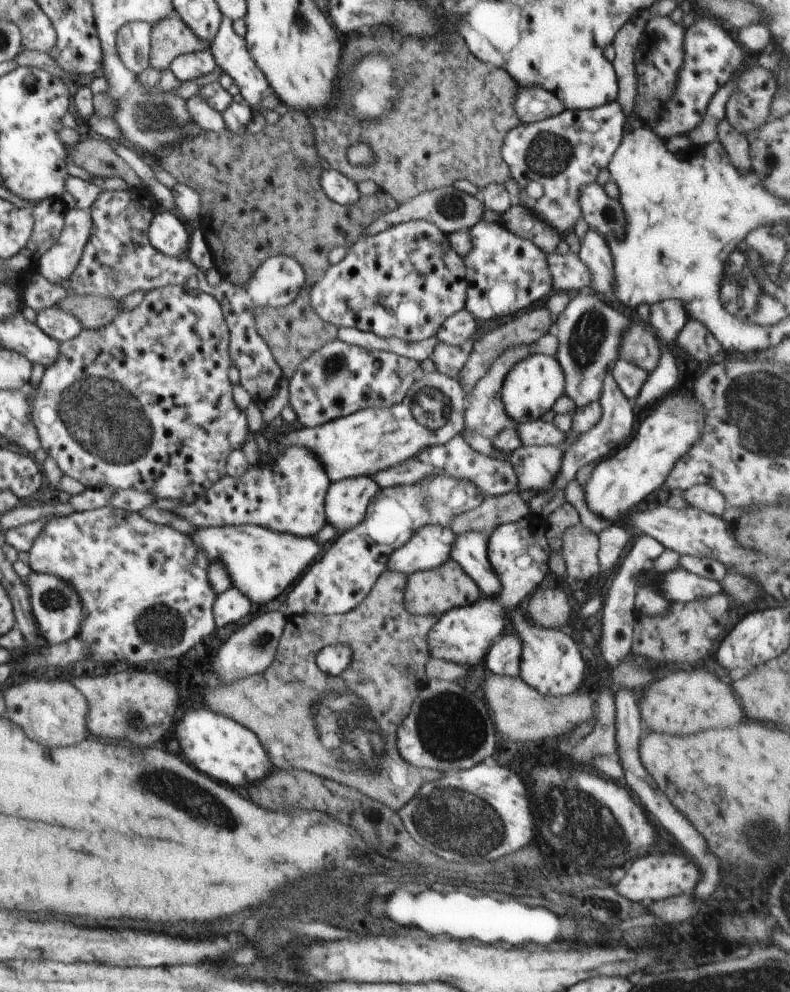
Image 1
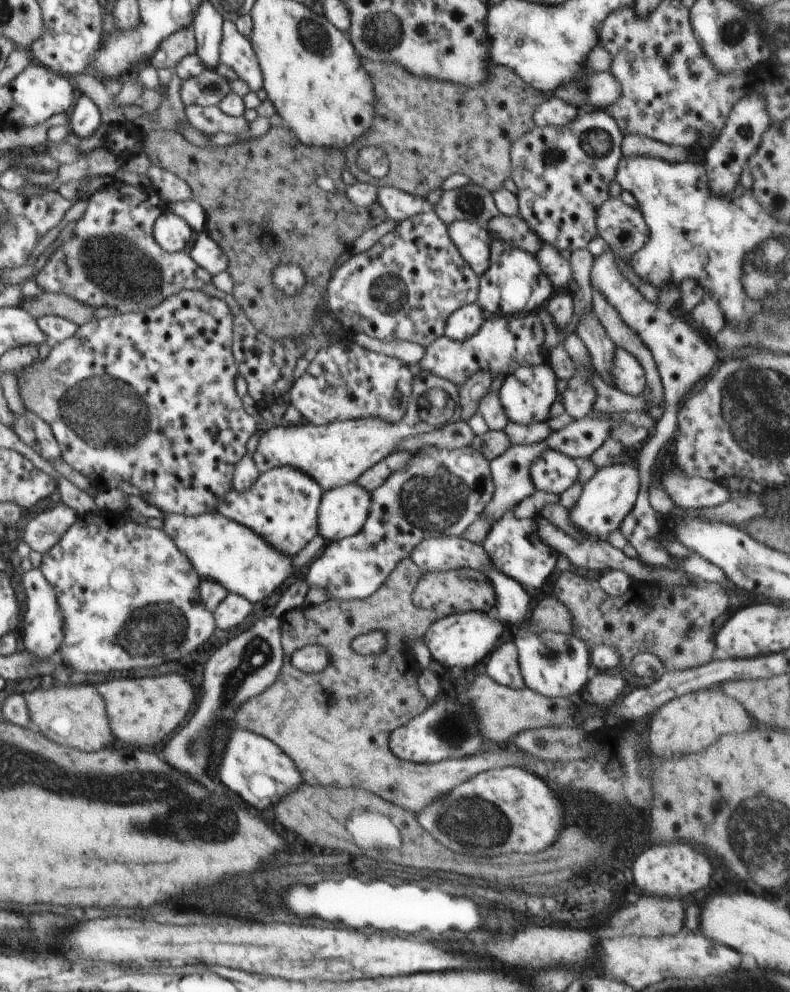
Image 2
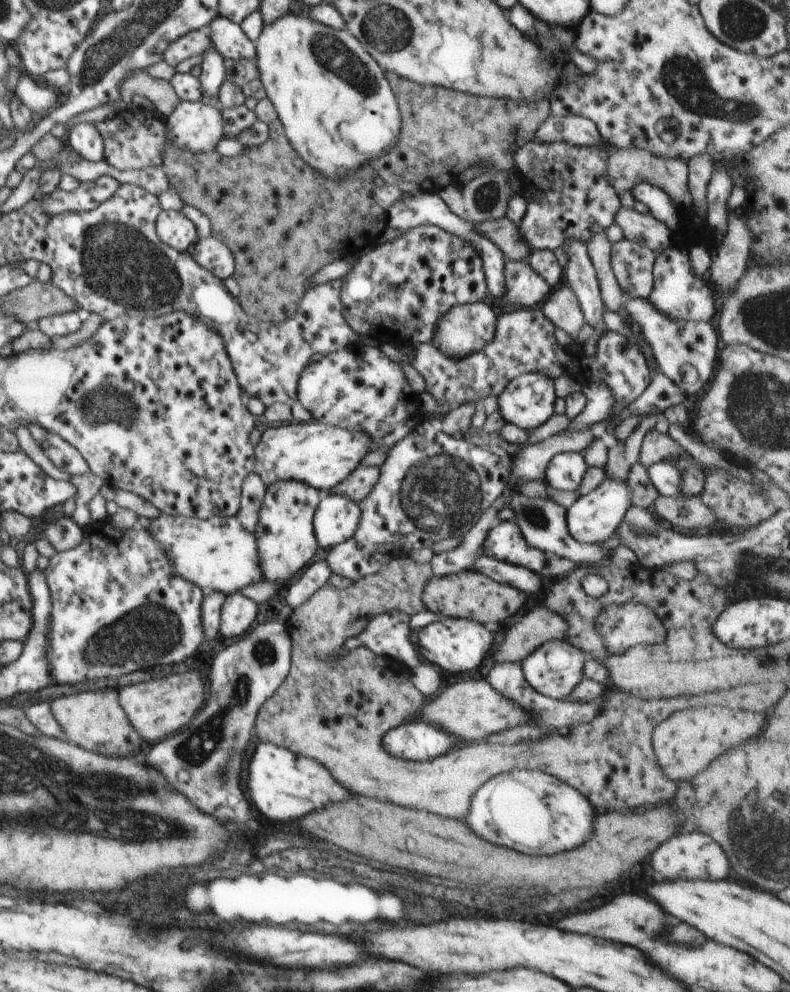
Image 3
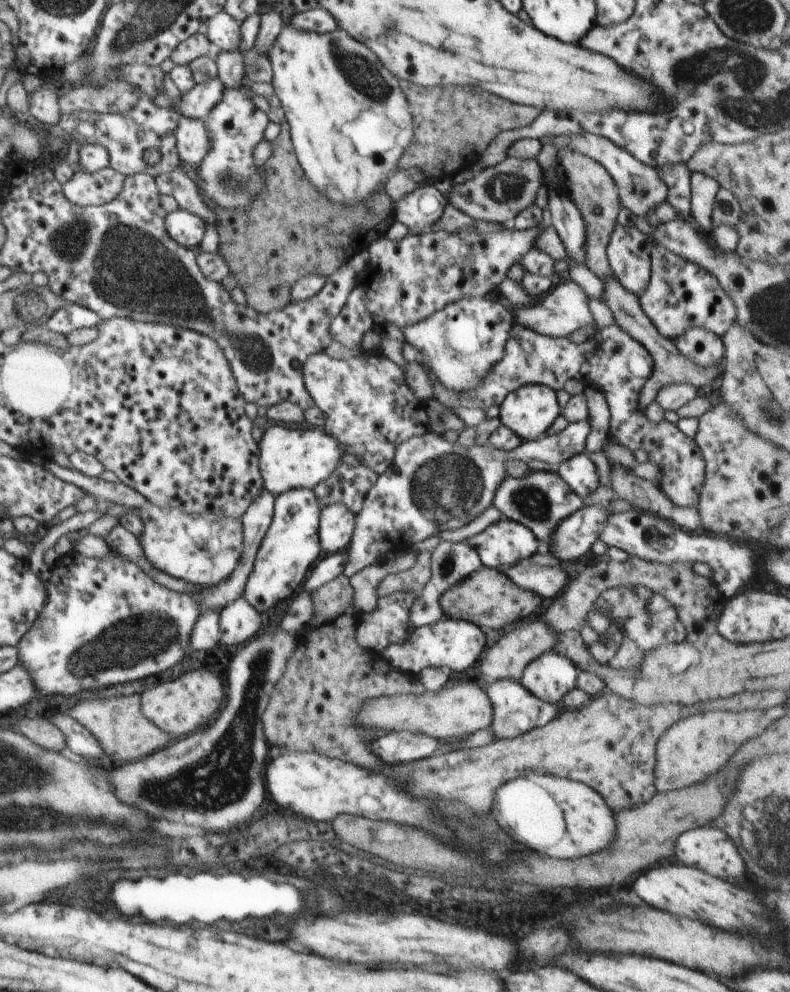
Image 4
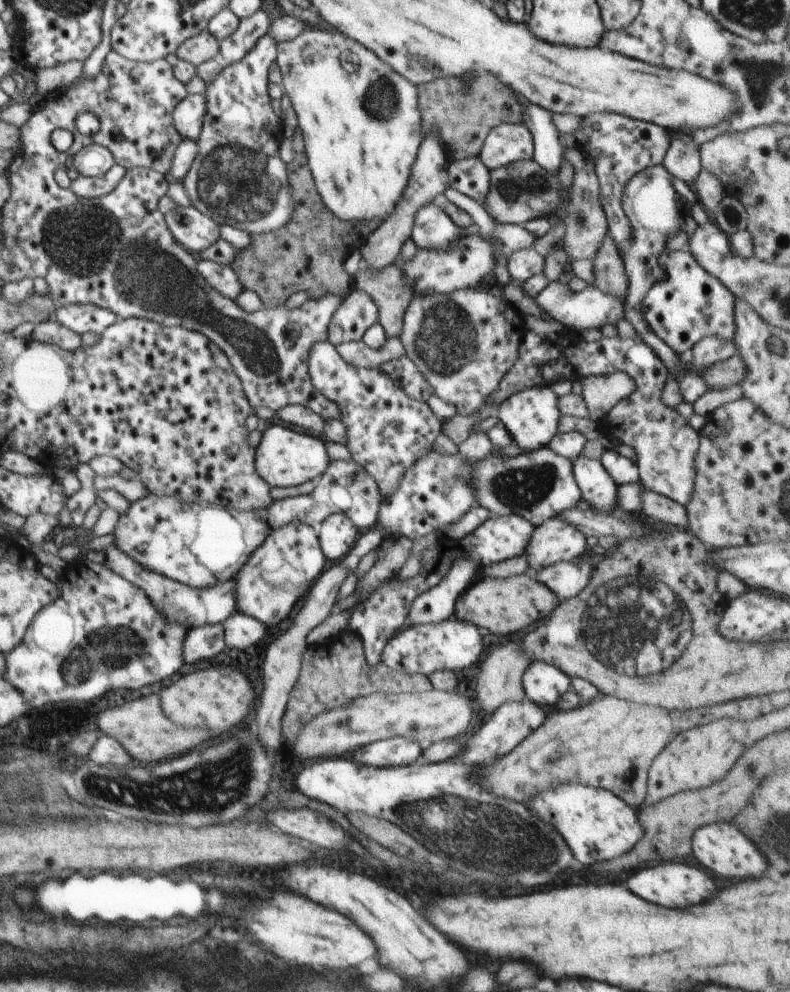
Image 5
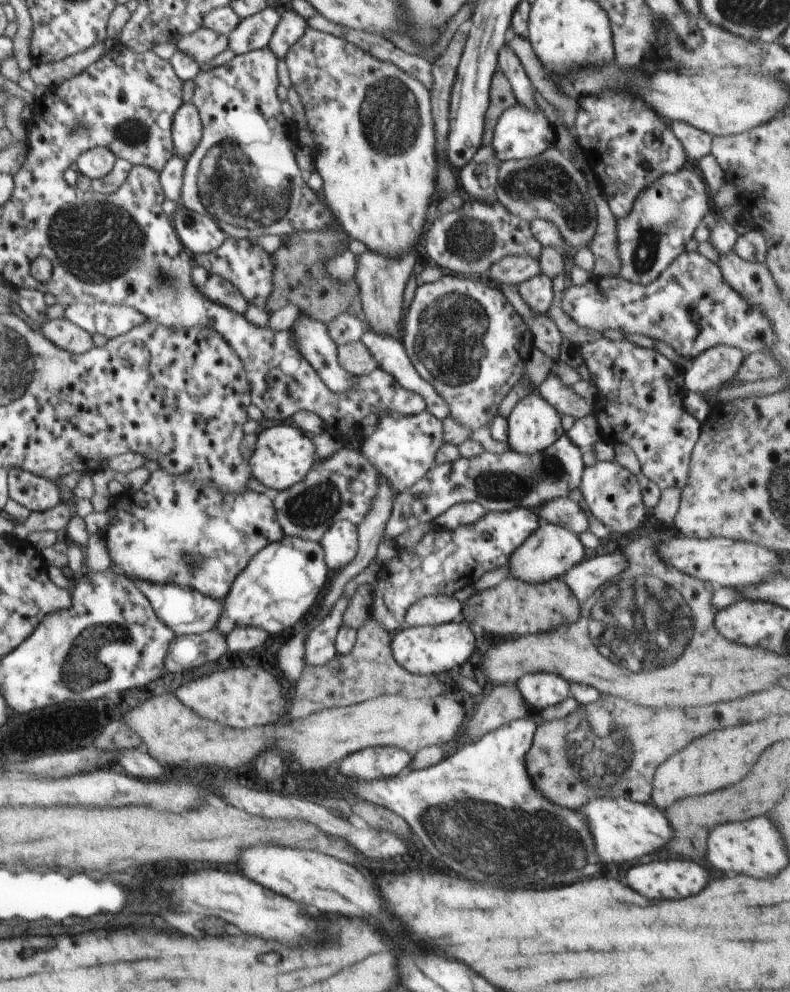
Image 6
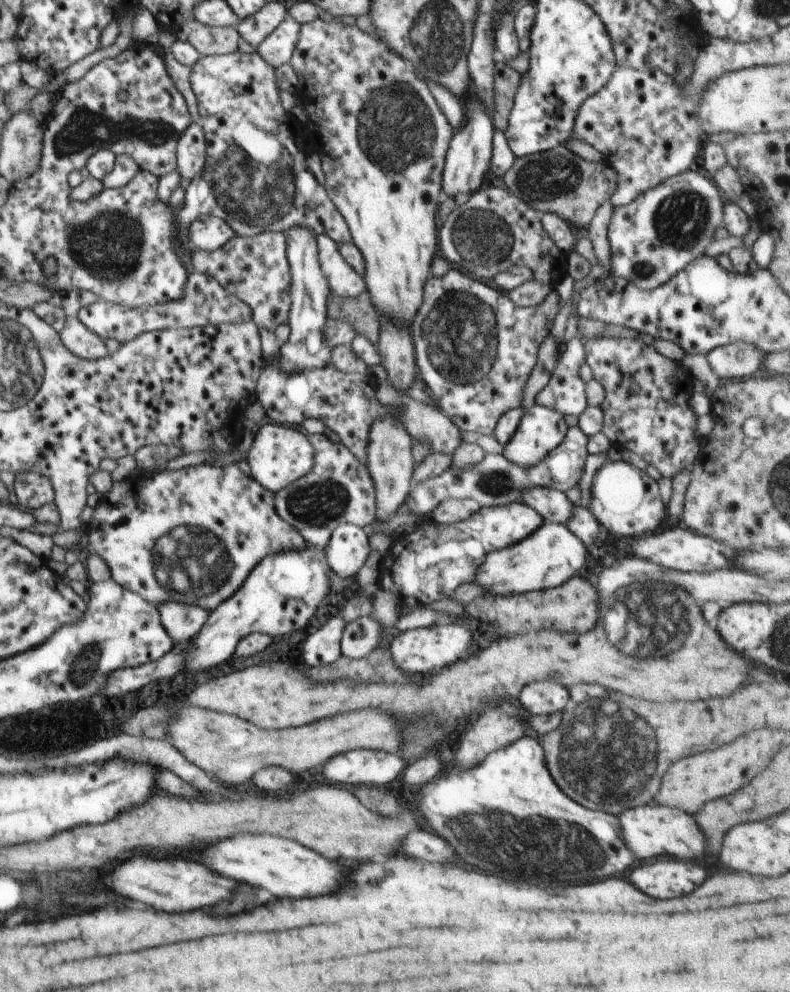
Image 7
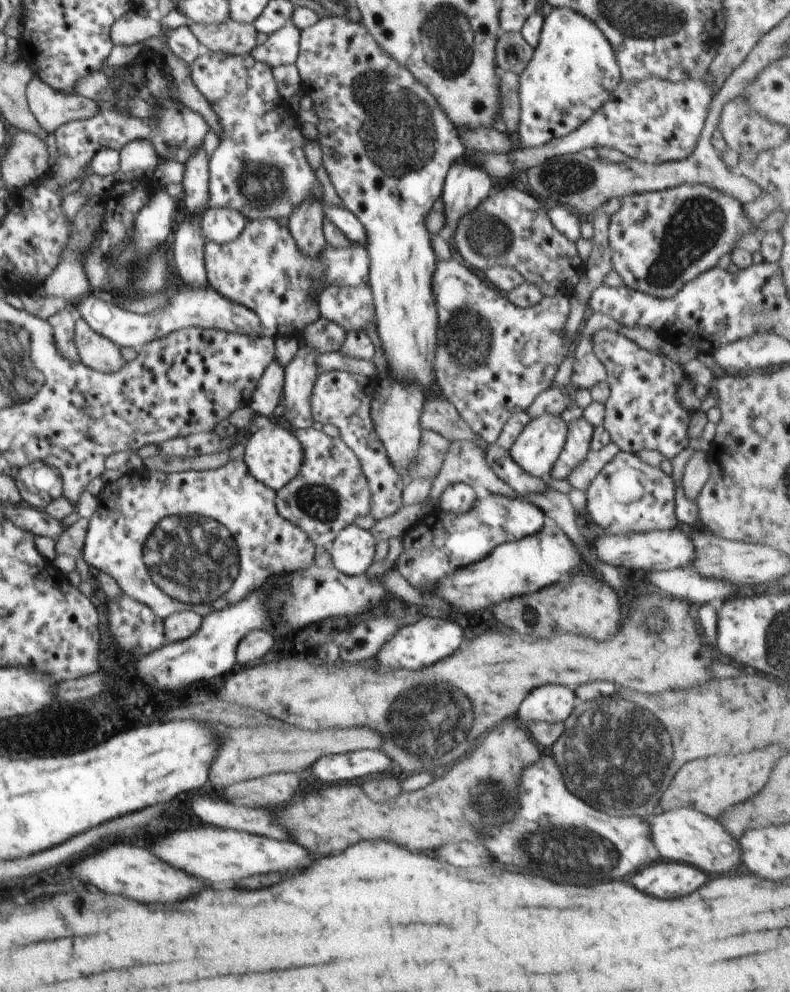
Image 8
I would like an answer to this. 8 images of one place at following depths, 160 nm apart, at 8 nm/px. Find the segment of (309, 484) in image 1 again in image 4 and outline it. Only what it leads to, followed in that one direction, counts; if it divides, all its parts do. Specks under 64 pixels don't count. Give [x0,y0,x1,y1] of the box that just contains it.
[243,488,322,612]

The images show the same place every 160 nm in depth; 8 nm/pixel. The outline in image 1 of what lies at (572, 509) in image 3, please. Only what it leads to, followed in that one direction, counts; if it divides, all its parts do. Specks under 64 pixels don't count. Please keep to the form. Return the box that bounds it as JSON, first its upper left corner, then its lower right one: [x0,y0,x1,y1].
[583,394,703,523]

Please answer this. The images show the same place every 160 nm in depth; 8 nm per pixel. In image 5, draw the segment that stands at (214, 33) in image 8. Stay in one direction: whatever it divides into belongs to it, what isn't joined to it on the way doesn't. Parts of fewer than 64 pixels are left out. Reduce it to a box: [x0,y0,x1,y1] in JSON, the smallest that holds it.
[176,30,219,67]

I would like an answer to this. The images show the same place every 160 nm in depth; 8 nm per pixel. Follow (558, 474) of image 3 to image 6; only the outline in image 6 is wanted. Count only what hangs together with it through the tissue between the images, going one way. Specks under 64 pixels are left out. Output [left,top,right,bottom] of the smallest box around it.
[579,461,649,532]

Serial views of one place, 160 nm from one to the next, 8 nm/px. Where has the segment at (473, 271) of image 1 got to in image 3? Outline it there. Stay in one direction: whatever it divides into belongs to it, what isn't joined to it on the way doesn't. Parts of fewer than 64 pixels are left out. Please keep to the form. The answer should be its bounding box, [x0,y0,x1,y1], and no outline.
[502,261,551,308]

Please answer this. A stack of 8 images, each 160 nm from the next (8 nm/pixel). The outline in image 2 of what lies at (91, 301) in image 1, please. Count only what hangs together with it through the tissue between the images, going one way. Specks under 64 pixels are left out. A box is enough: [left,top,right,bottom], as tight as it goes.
[18,291,96,326]

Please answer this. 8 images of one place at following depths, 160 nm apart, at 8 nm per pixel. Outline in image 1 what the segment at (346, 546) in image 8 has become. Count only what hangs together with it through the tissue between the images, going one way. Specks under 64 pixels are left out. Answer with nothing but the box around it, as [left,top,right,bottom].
[325,476,379,533]

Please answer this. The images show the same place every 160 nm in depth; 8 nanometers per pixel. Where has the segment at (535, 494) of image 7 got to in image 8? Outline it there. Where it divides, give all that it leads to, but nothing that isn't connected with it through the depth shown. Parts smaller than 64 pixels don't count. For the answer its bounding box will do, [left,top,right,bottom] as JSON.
[485,443,550,498]

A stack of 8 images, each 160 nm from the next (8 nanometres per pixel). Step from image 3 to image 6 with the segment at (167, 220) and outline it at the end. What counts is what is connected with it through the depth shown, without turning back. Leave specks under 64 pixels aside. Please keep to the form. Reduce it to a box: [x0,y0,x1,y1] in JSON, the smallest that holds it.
[170,205,228,256]

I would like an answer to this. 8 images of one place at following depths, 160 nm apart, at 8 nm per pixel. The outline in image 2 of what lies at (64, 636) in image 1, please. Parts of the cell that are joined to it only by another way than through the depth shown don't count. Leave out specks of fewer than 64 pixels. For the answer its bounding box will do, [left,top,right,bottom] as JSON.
[22,567,63,659]

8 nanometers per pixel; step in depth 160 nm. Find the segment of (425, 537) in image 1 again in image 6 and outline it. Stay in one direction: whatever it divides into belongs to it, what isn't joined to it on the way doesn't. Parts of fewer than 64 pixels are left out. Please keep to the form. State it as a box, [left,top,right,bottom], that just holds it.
[560,554,628,603]

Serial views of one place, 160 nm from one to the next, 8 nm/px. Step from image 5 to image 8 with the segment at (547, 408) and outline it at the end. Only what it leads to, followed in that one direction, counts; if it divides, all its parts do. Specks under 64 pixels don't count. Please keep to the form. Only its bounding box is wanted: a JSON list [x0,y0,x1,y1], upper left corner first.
[509,415,567,476]

